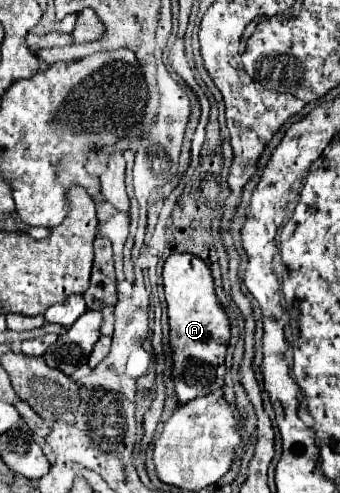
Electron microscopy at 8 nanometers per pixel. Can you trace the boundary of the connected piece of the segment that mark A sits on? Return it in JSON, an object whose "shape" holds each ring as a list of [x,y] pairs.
{"shape":[[[172,253],[162,271],[164,293],[170,317],[172,383],[178,405],[208,395],[224,385],[224,355],[230,339],[230,323],[214,293],[214,279],[208,265],[190,253]]]}

